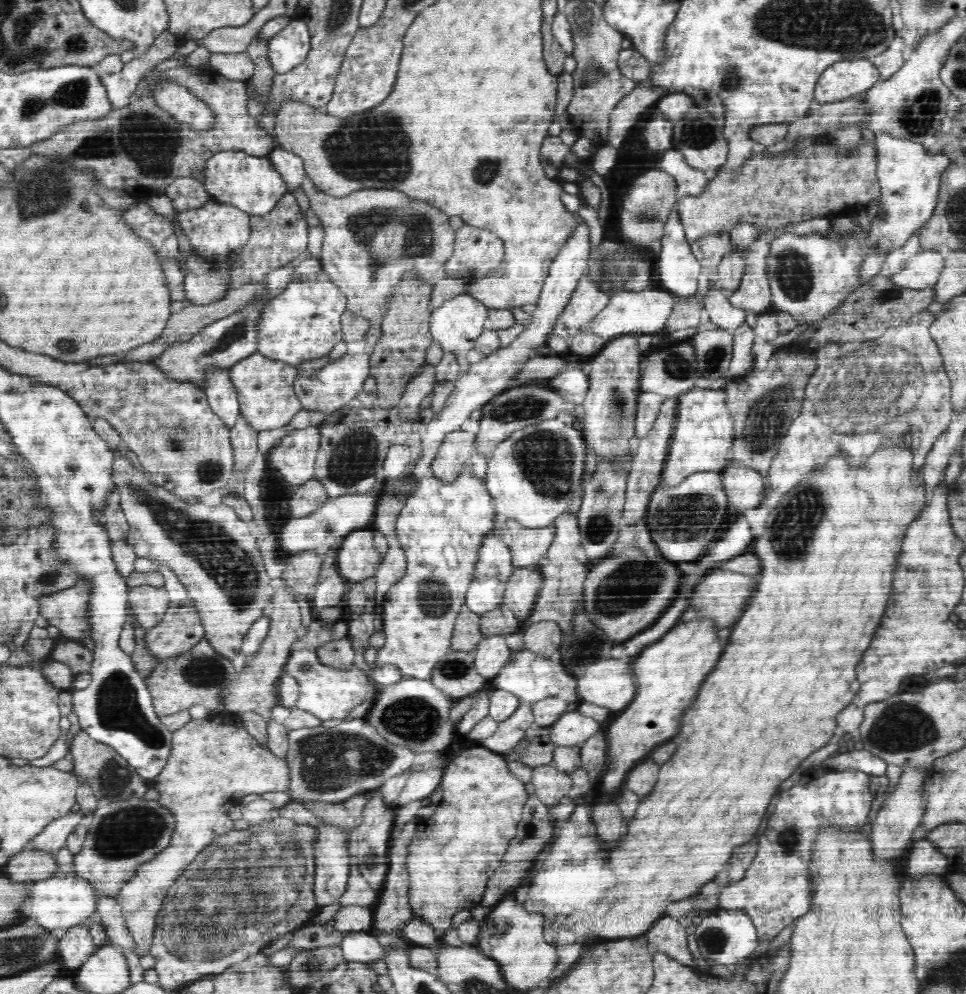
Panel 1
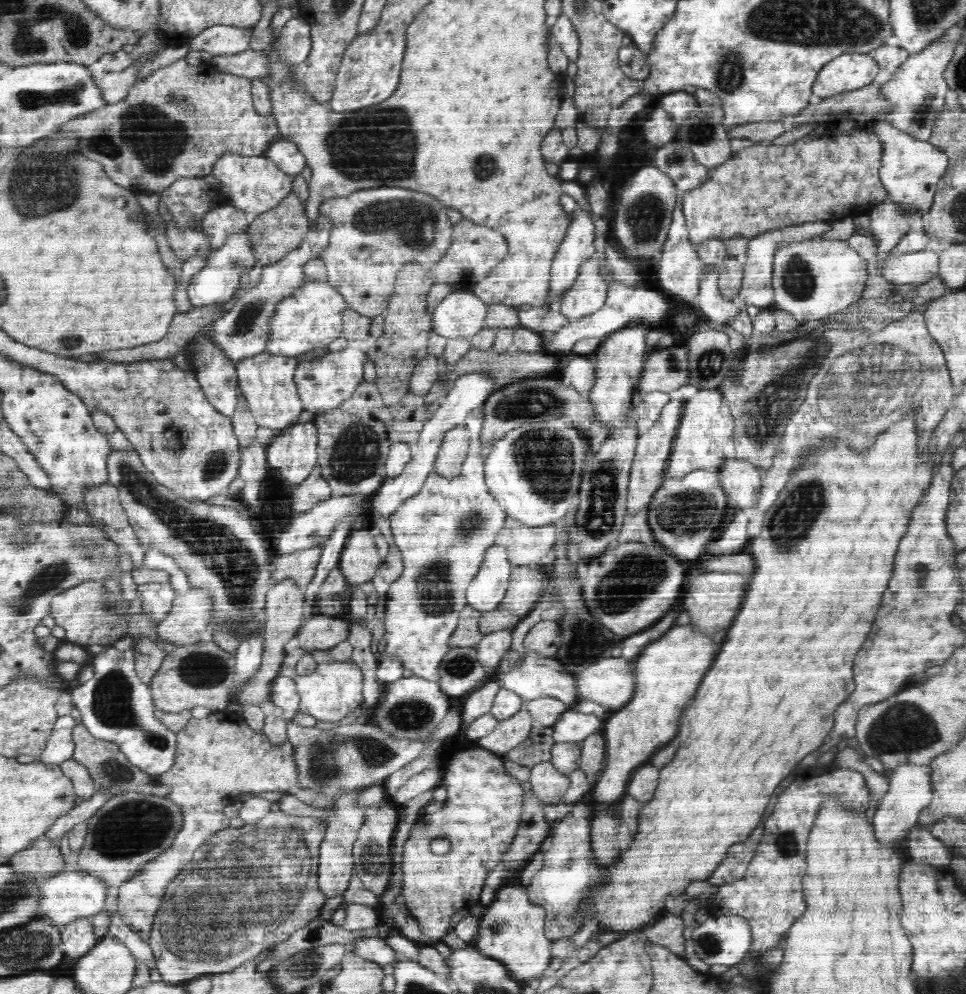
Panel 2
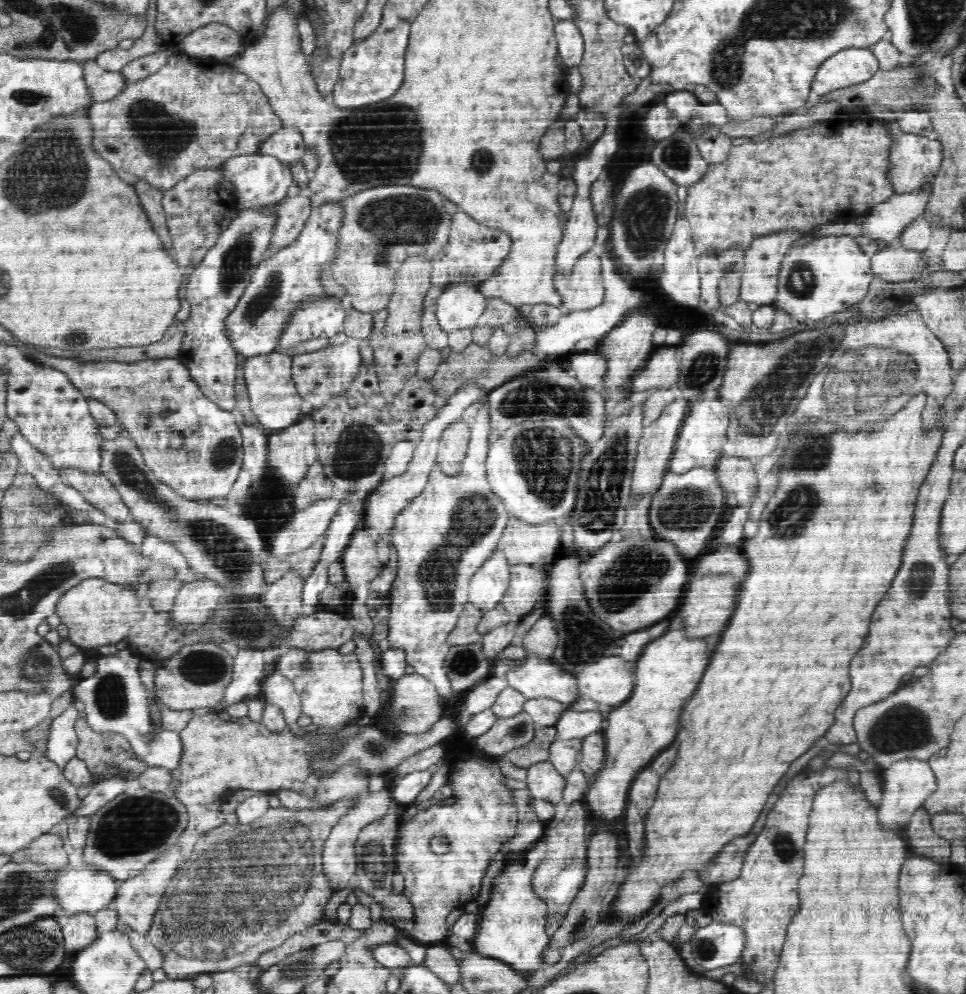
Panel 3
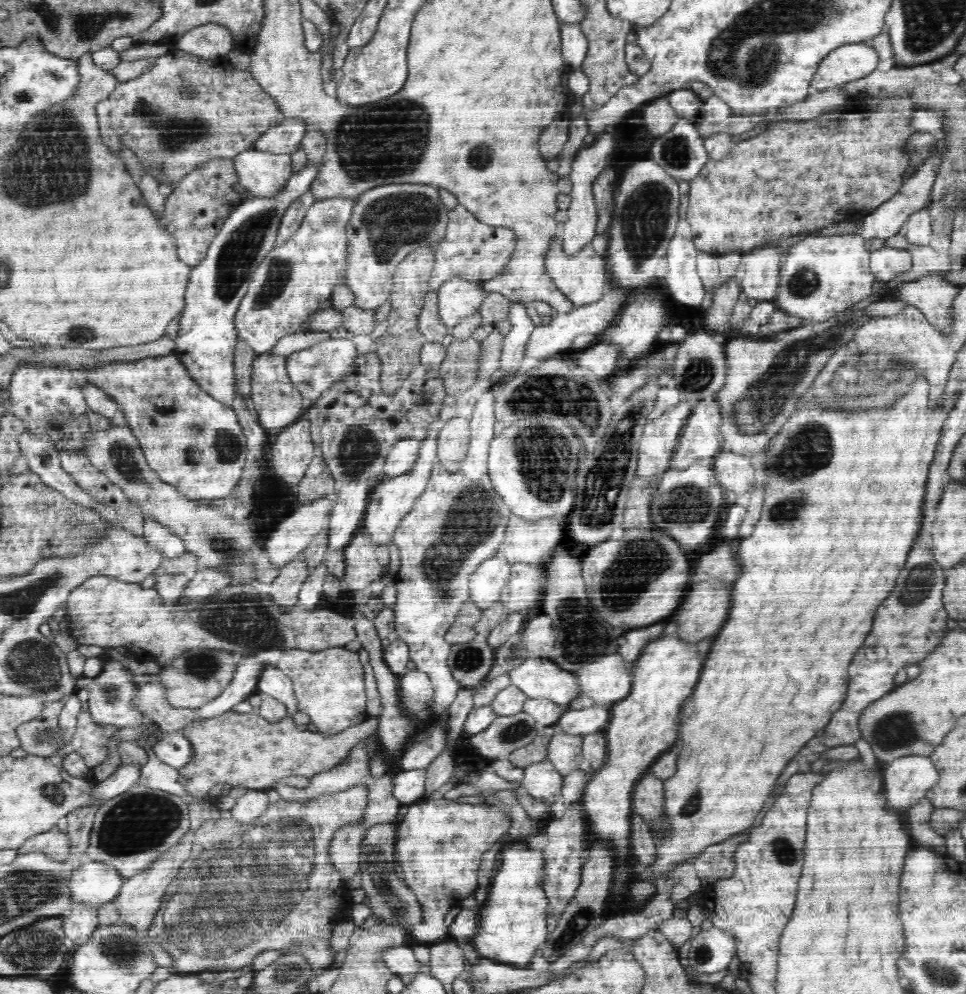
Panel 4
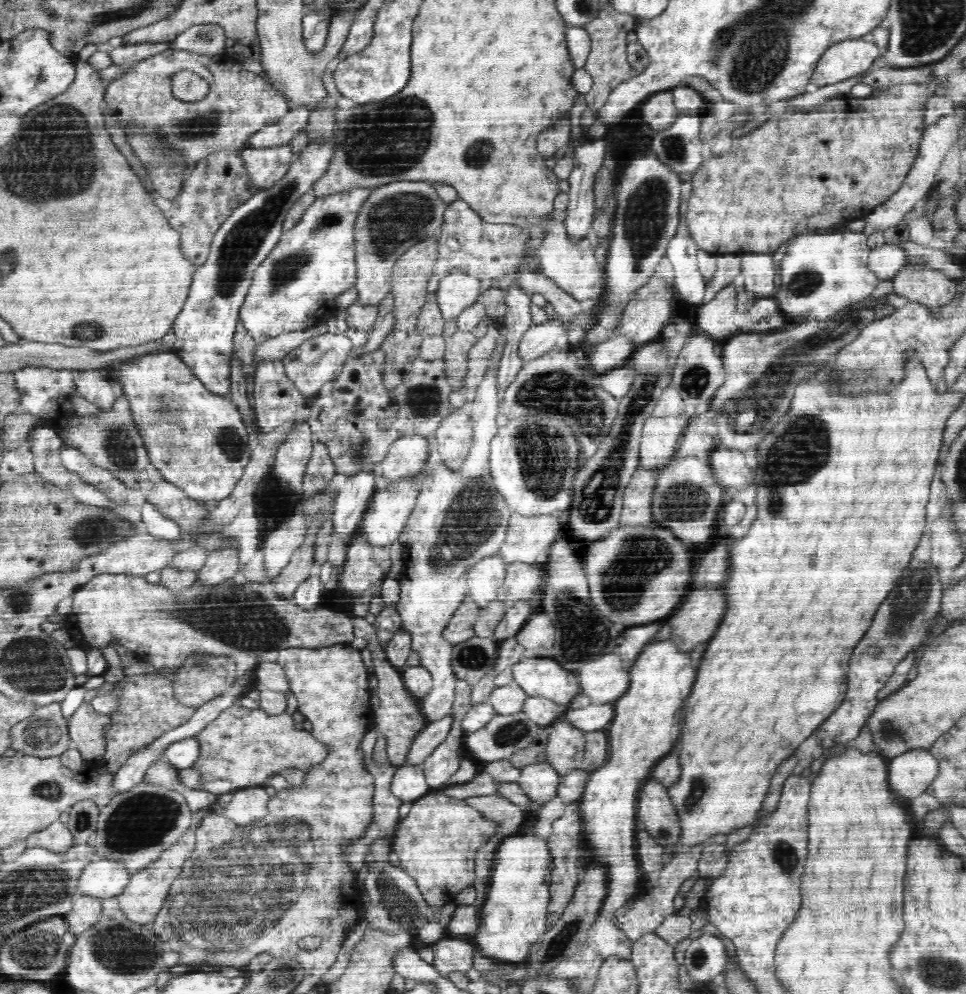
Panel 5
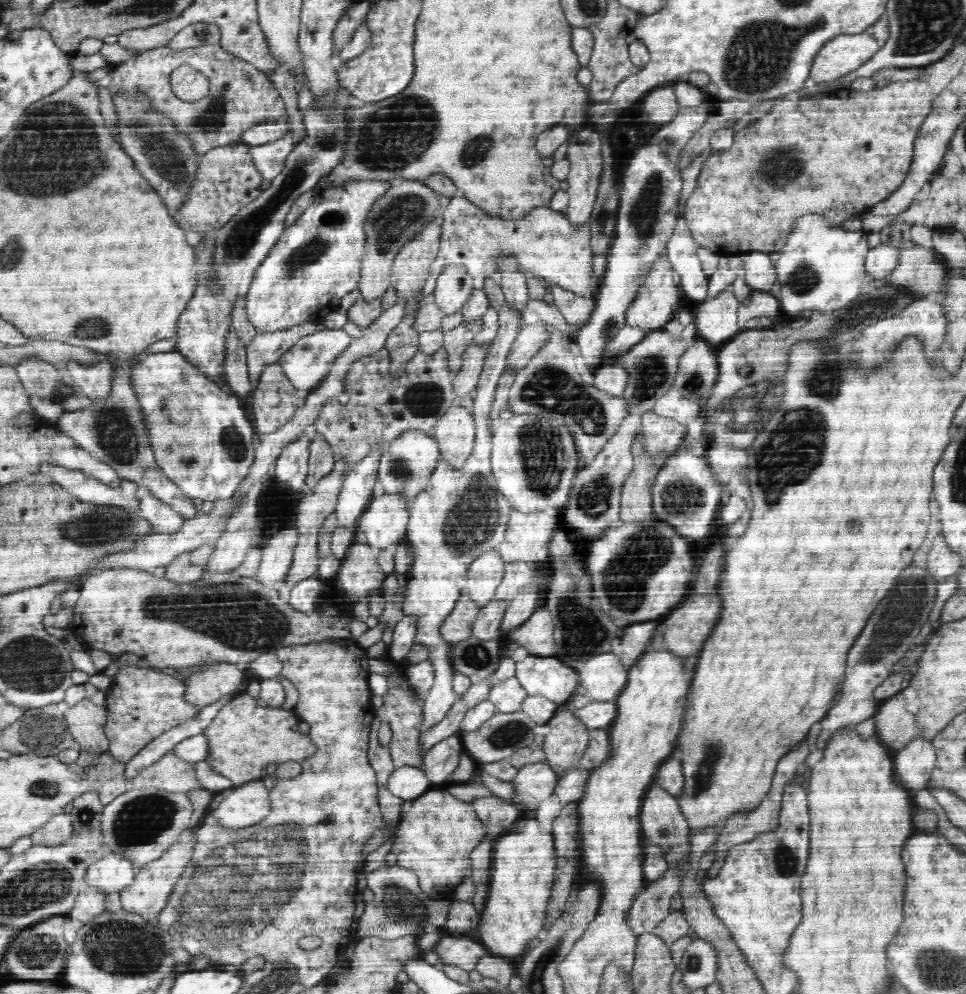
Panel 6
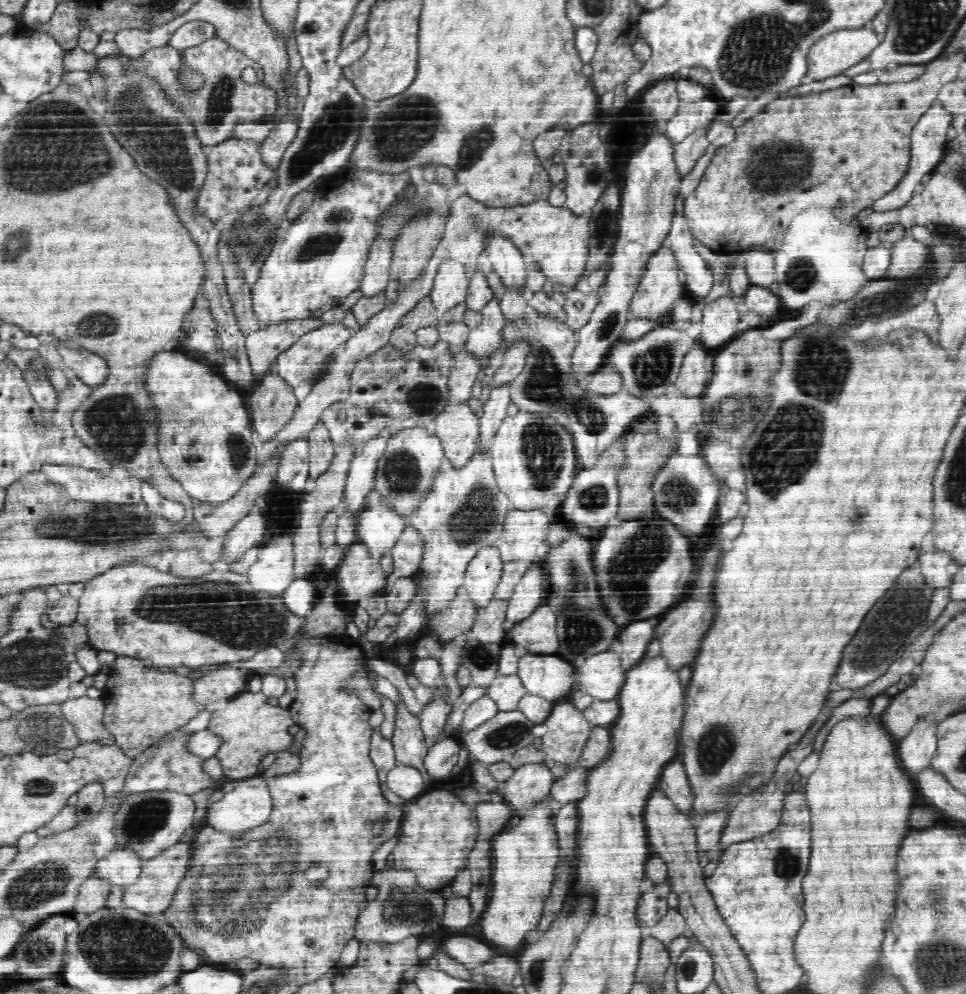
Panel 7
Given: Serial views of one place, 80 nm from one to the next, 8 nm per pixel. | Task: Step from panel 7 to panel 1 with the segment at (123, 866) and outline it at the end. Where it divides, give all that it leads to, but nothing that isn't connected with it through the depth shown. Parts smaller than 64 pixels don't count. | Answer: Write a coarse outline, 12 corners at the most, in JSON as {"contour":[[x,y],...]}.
{"contour":[[72,873],[30,882],[29,921],[58,934],[102,897]]}

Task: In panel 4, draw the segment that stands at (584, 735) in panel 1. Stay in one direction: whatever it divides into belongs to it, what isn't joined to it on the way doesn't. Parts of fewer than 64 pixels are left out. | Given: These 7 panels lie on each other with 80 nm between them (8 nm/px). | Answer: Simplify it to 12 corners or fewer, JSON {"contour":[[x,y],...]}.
{"contour":[[592,705],[570,709],[558,719],[566,734],[602,731],[610,709]]}

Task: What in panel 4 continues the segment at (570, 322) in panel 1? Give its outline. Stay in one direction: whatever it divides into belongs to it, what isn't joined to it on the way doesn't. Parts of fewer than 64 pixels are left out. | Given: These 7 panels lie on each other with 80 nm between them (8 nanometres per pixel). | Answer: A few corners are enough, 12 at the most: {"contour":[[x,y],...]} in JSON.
{"contour":[[553,237],[545,268],[576,307],[607,290],[606,258],[591,244],[563,252]]}

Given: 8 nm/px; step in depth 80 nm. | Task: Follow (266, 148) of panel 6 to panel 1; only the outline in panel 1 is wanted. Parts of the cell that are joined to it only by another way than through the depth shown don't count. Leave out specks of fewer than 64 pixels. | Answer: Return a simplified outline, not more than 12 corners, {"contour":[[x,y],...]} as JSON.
{"contour":[[216,154],[202,170],[214,200],[251,216],[289,193],[268,157]]}

